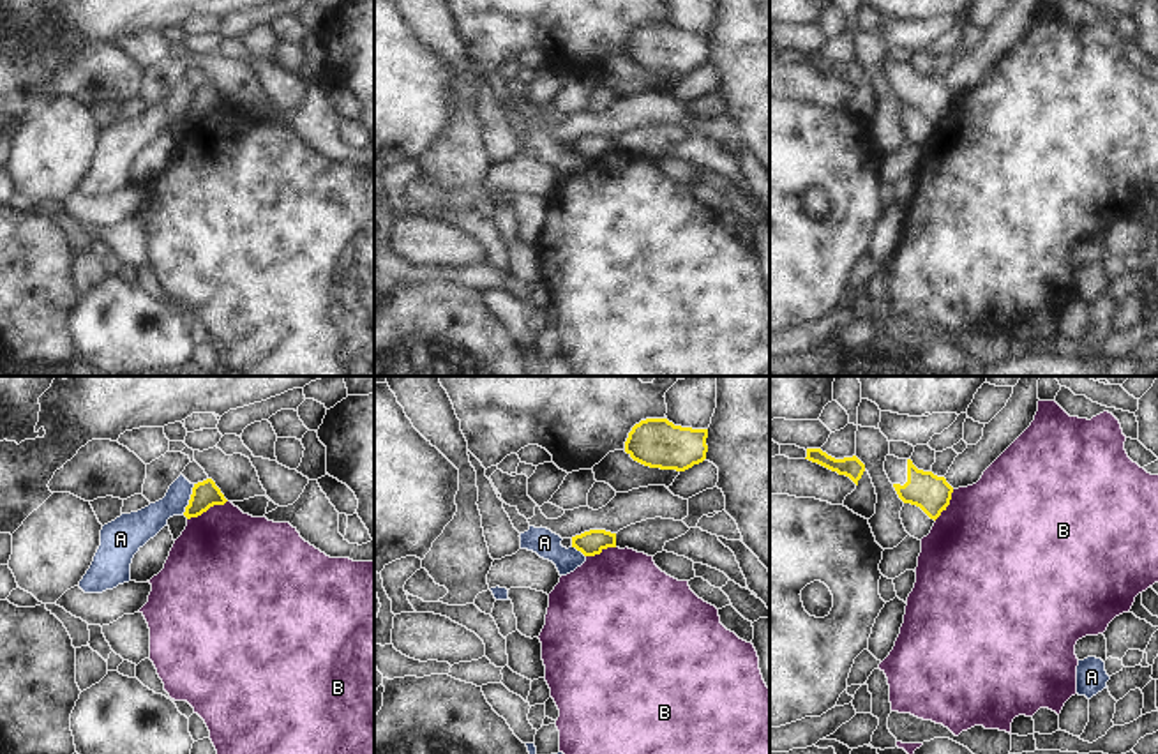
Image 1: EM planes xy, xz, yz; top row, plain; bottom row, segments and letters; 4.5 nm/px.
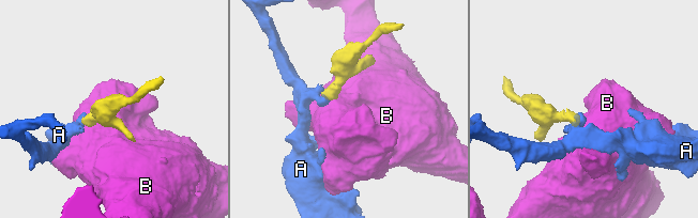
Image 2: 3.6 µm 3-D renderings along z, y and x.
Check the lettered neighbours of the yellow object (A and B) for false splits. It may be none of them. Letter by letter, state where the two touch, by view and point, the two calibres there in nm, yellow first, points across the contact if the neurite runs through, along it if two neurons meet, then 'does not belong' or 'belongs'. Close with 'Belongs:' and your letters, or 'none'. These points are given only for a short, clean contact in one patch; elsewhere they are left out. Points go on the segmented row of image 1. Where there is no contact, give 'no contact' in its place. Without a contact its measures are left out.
A: contact xy (189, 500); calibres 120 and 140 nm; border xy (195, 484), (182, 514); does not belong
B: contact xy (207, 509); calibres 120 and 460 nm; border xy (226, 500), (187, 520); does not belong
Belongs: none

